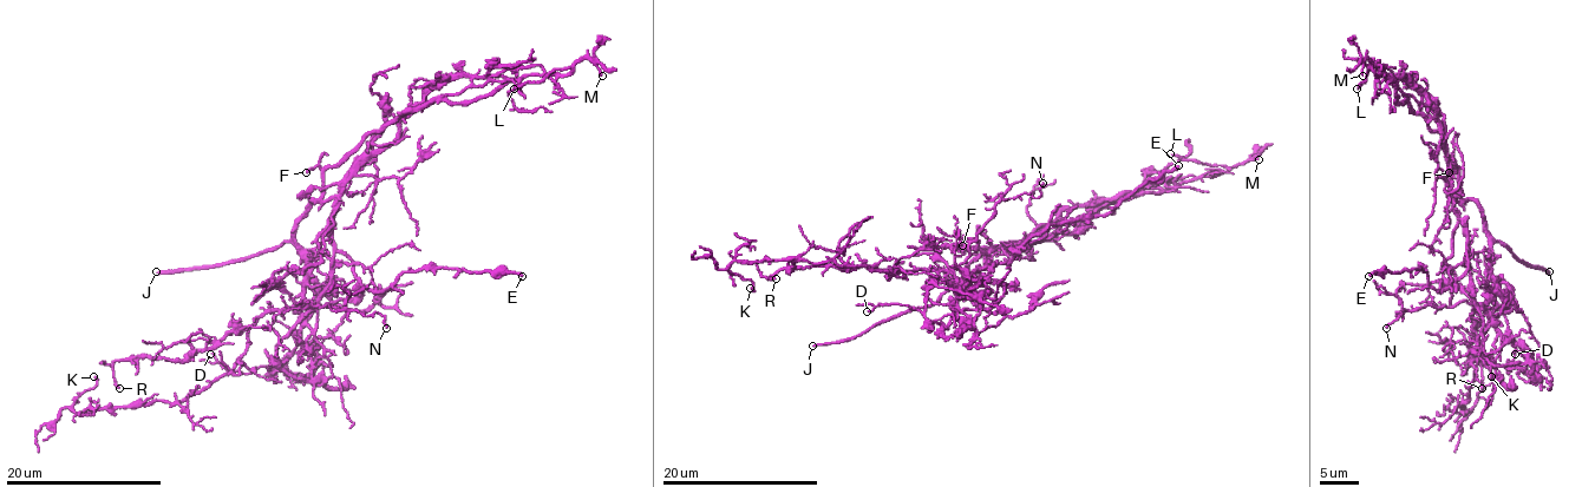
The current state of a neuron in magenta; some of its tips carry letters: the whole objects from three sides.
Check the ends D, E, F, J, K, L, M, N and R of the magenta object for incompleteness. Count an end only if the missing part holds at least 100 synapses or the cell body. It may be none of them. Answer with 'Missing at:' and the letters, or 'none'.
Missing at: J

